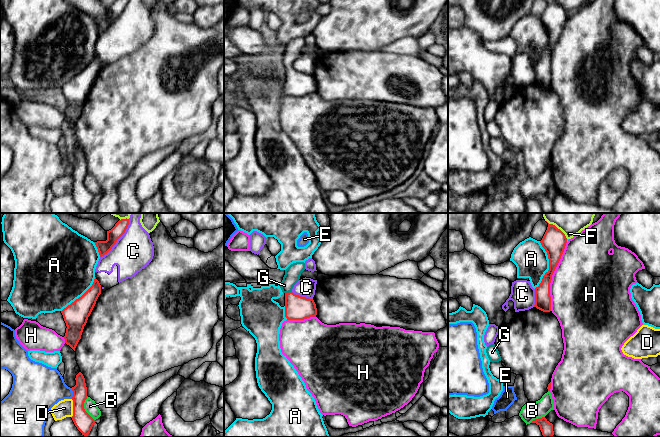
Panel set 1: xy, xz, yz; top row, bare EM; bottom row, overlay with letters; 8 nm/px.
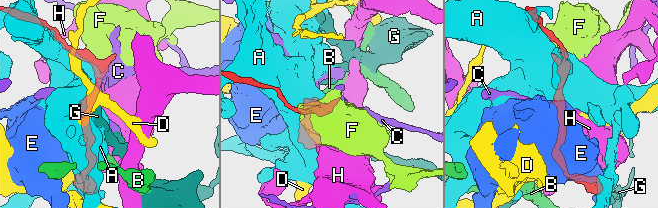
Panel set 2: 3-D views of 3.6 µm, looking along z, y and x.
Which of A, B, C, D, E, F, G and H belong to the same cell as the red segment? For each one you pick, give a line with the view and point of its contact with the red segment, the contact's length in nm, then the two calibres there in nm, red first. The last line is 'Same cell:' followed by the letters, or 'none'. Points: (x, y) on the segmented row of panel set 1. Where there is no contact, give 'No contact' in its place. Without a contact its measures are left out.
G: Touches red at xz (289, 292). Shared border 60 nm. Thickness 190 nm (red) against 130 nm
Same cell: G

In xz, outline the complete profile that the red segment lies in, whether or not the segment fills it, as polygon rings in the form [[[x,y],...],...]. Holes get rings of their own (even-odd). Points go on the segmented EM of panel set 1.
[[[304,262],[291,264],[285,270],[285,275],[280,284],[280,288],[285,294],[285,317],[287,320],[304,320],[317,315],[317,308],[313,299],[292,292],[294,285],[299,281],[304,270]]]

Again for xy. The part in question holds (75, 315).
[[[95,277],[92,286],[61,311],[67,326],[64,336],[65,343],[74,351],[100,294],[101,285]]]

